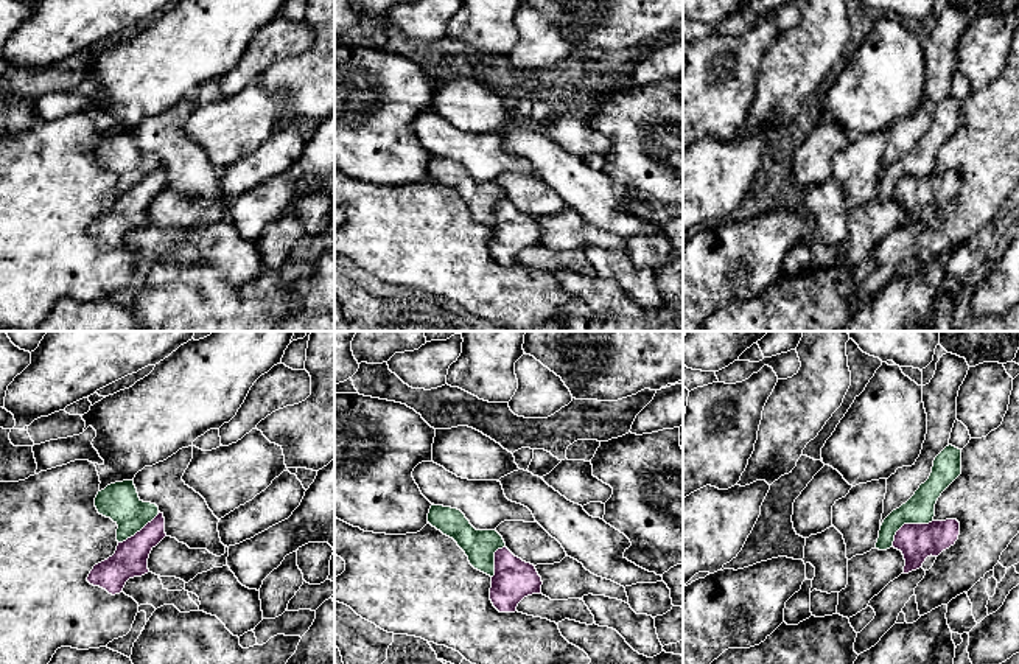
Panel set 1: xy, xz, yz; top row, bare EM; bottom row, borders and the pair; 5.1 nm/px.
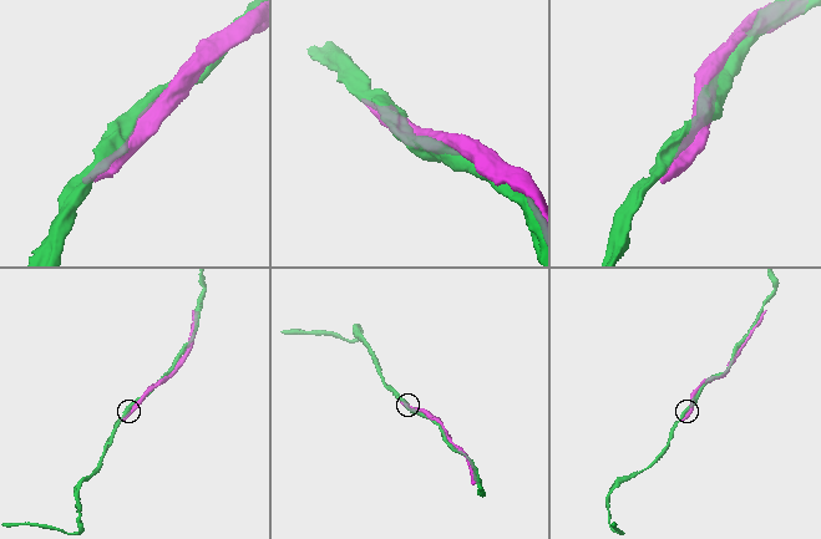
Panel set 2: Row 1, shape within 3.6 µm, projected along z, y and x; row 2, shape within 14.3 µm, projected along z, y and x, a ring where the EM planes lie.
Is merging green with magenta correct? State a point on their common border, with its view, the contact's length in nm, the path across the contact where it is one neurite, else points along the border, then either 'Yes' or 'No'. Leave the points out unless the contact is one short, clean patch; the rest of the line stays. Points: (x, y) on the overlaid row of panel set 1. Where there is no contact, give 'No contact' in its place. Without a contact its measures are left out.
Touches green at yz (907, 523). Shared border 260 nm. No

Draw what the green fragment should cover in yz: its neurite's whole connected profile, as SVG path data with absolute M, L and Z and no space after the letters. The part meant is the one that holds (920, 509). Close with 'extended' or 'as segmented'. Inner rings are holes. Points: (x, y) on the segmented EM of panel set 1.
M949 445L933 460L929 479L915 495L893 510L882 522L876 549L893 546L896 532L904 524L929 524L935 516L935 504L941 493L961 474L961 449Z; as segmented

